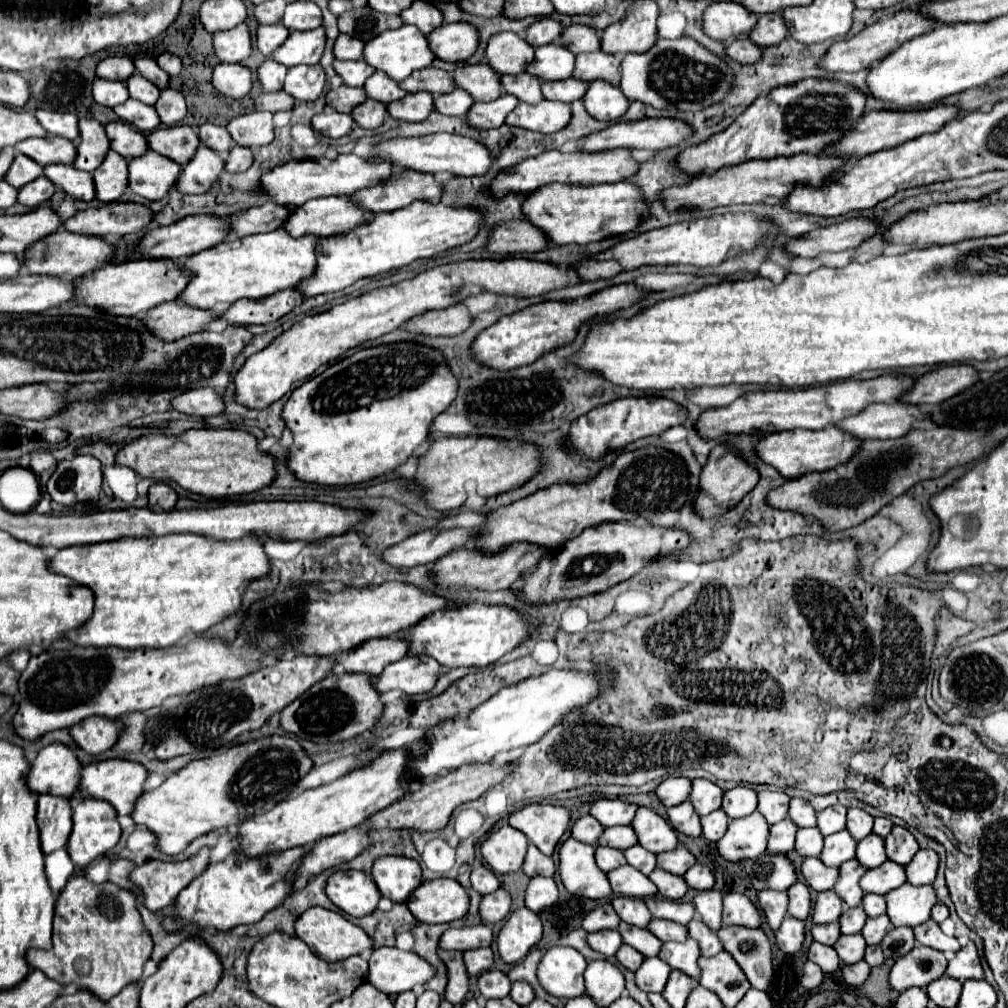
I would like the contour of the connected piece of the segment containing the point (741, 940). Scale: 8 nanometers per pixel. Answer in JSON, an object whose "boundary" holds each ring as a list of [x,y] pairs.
{"boundary":[[[726,926],[718,930],[718,938],[750,984],[756,990],[766,990],[772,980],[772,946],[768,936],[760,928]]]}

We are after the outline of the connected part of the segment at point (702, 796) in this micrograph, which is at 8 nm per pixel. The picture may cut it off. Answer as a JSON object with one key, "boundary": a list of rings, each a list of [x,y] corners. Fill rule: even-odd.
{"boundary":[[[694,778],[688,800],[694,806],[694,810],[698,812],[698,816],[706,816],[720,808],[722,796],[724,796],[724,792],[714,782],[710,782],[706,778]]]}

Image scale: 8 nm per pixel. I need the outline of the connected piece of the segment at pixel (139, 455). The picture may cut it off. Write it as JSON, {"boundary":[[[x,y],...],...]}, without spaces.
{"boundary":[[[186,430],[180,436],[150,434],[126,444],[118,456],[118,464],[134,468],[140,476],[158,482],[172,480],[188,492],[208,498],[224,498],[256,492],[270,486],[276,478],[274,458],[258,452],[256,438],[244,430]]]}

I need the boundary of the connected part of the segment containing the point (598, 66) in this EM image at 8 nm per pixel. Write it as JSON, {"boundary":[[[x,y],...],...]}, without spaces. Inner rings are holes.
{"boundary":[[[602,50],[590,54],[578,54],[572,78],[582,82],[606,80],[610,84],[620,84],[620,62],[622,54],[606,54]]]}

